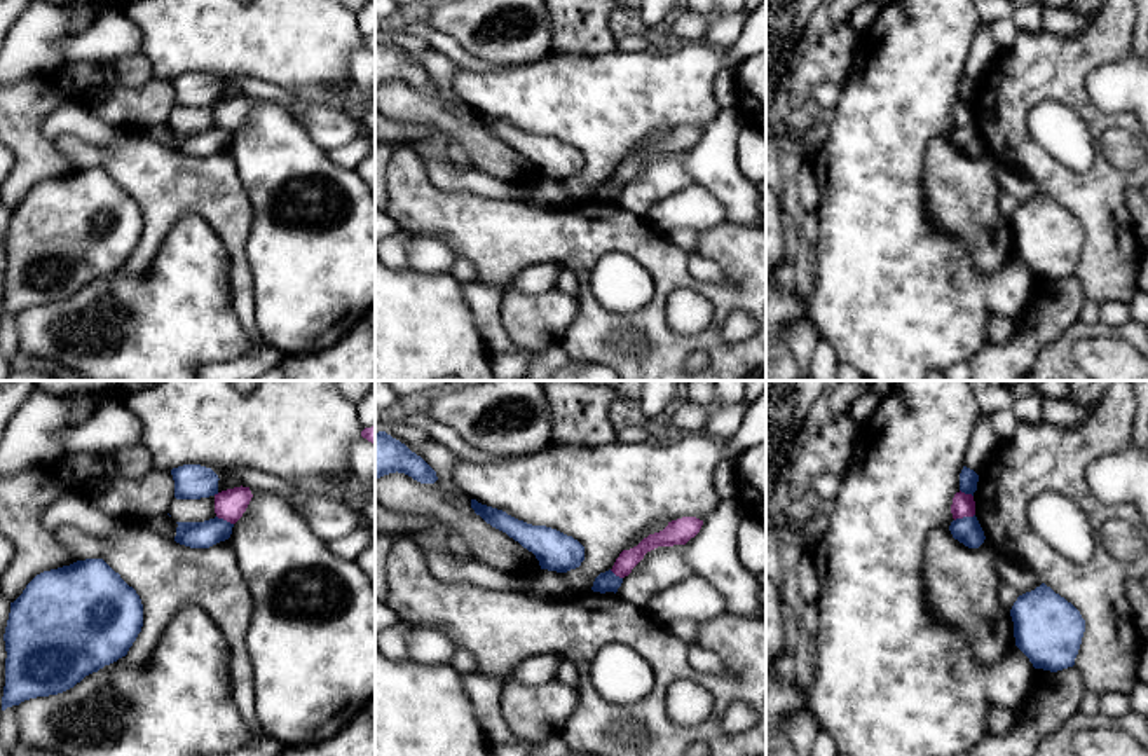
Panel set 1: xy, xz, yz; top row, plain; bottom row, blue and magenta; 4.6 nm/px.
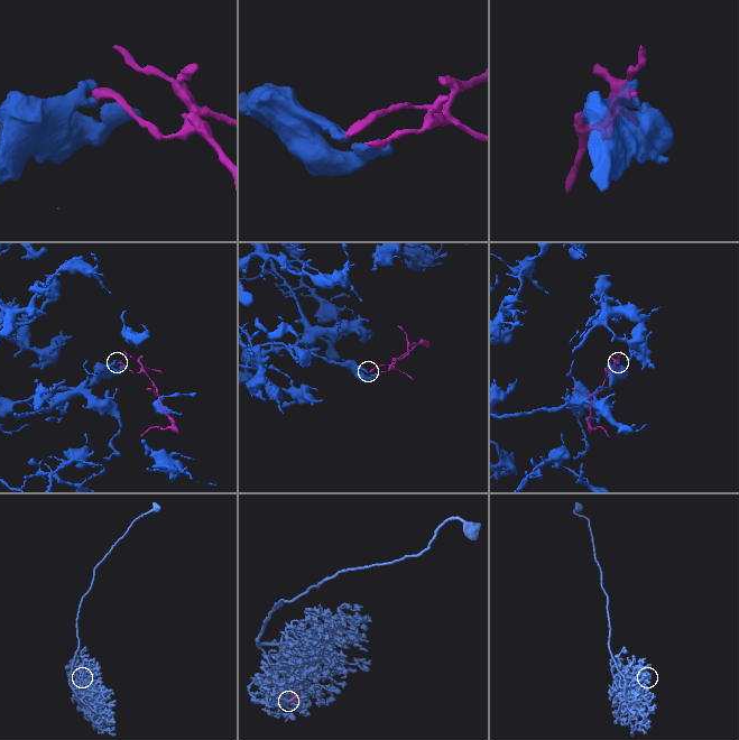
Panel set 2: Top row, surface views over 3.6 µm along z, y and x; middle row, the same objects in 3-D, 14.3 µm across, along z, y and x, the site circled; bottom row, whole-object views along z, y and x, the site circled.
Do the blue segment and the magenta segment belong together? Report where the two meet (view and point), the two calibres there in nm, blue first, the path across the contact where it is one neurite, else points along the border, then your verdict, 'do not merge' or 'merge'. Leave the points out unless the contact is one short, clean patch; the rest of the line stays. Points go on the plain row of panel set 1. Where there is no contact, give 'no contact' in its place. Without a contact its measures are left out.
meets blue in yz at (963, 126); 120 nm thick on the blue side, 110 nm on the other; border along yz (974, 123), (955, 130); do not merge

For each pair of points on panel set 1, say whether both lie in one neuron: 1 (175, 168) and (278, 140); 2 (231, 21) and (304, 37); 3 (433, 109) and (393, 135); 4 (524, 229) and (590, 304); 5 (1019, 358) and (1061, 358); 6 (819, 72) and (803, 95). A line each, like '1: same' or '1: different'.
1: different
2: same
3: different
4: same
5: different
6: same

